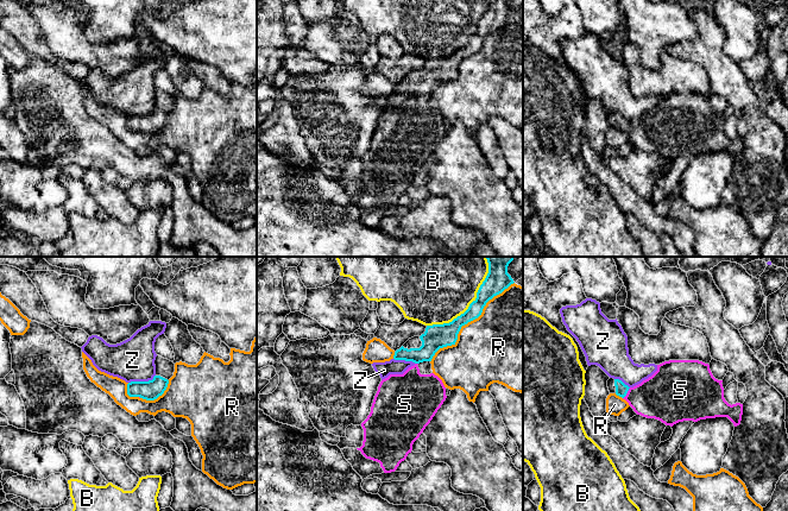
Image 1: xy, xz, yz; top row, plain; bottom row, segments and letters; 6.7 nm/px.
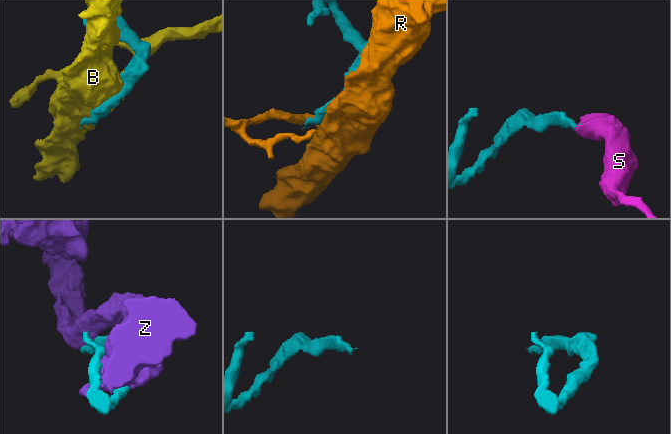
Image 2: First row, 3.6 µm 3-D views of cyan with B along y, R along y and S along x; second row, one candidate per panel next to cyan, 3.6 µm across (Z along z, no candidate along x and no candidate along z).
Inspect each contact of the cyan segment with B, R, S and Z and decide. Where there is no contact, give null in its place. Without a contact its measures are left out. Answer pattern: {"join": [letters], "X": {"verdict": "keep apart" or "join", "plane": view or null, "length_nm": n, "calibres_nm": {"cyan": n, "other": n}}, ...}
{"join": ["S"], "B": {"verdict": "keep apart", "plane": "xz", "length_nm": 600, "calibres_nm": {"cyan": 160, "other": 500}}, "R": {"verdict": "keep apart", "plane": "xz", "length_nm": 800, "calibres_nm": {"cyan": 170, "other": 460}}, "S": {"verdict": "join", "plane": "yz", "length_nm": 90, "calibres_nm": {"cyan": 80, "other": 320}}, "Z": {"verdict": "keep apart", "plane": "xy", "length_nm": 190, "calibres_nm": {"cyan": 140, "other": 280}}}

